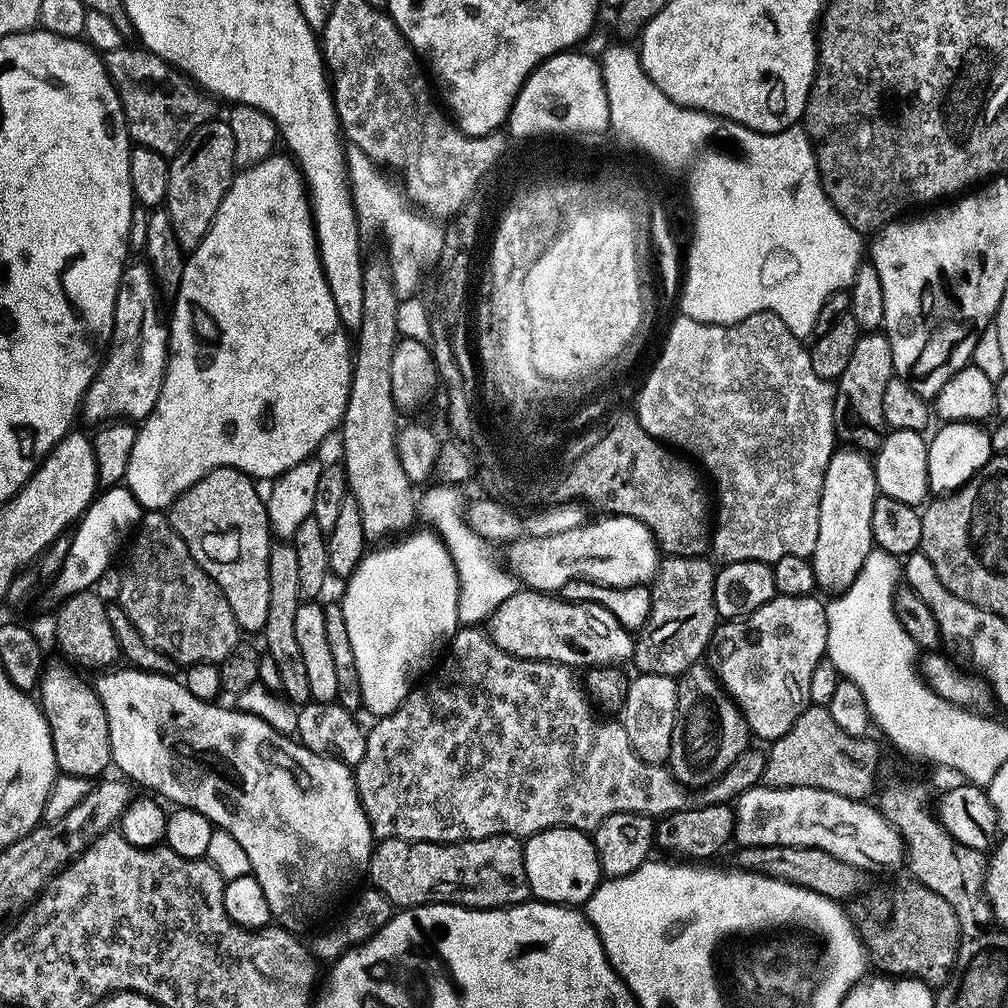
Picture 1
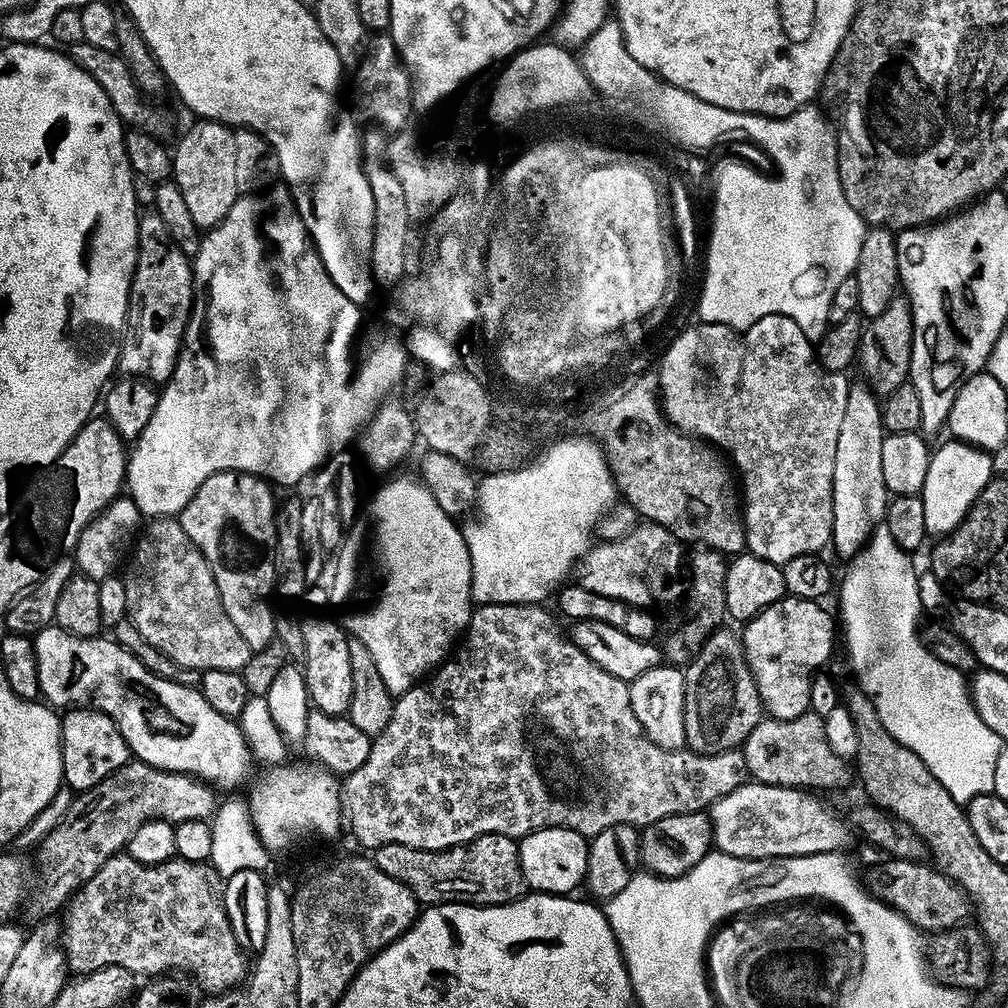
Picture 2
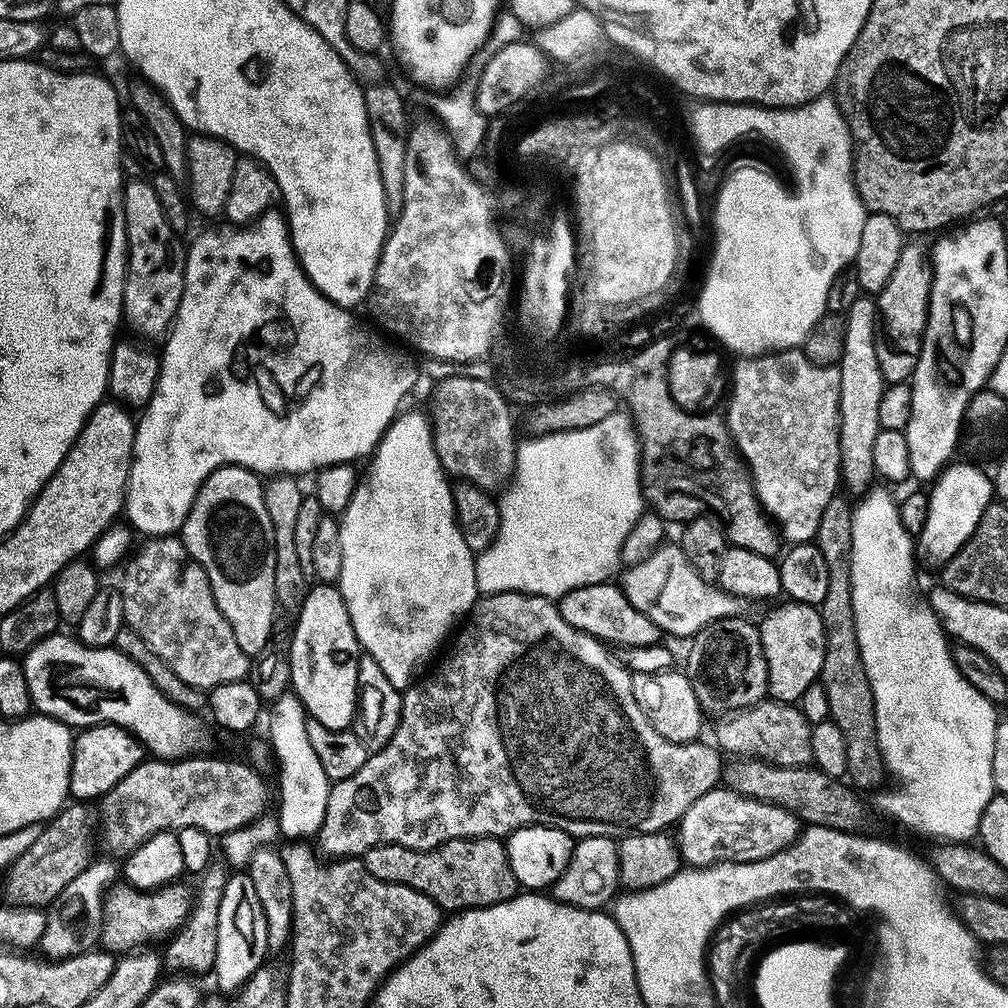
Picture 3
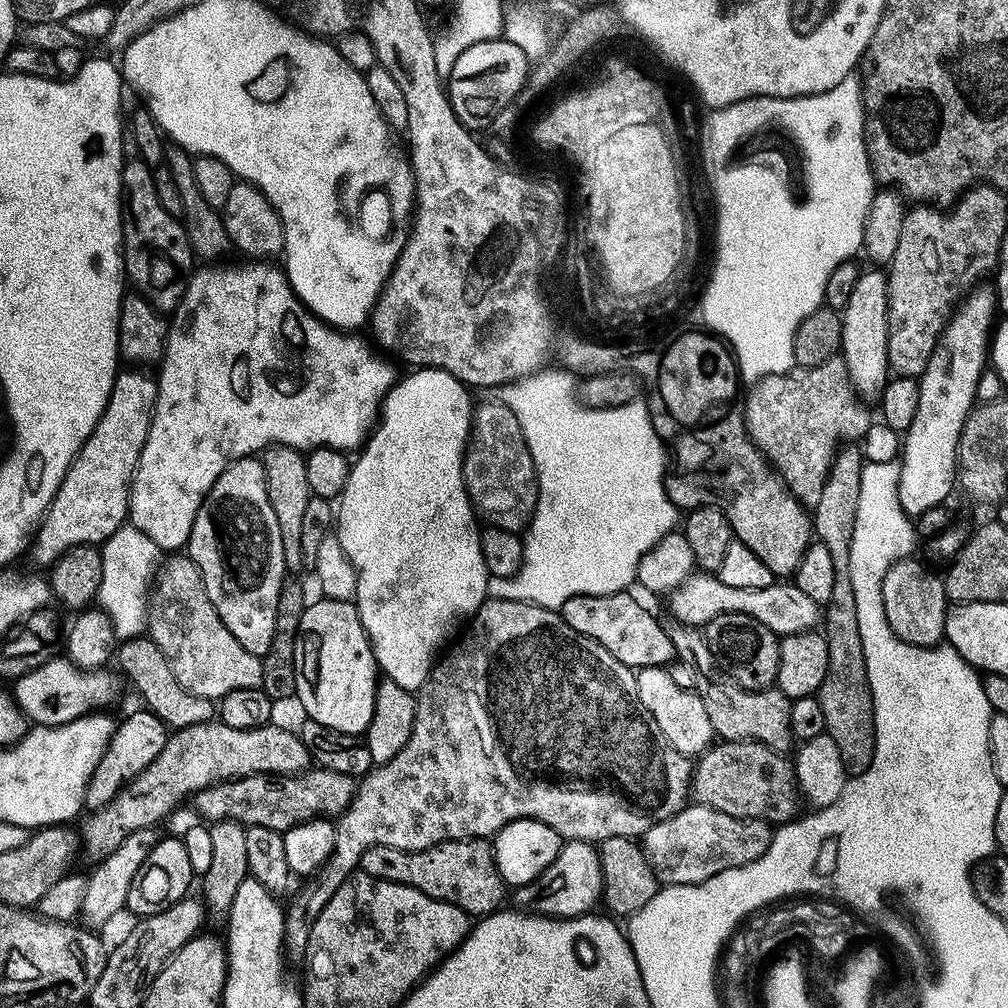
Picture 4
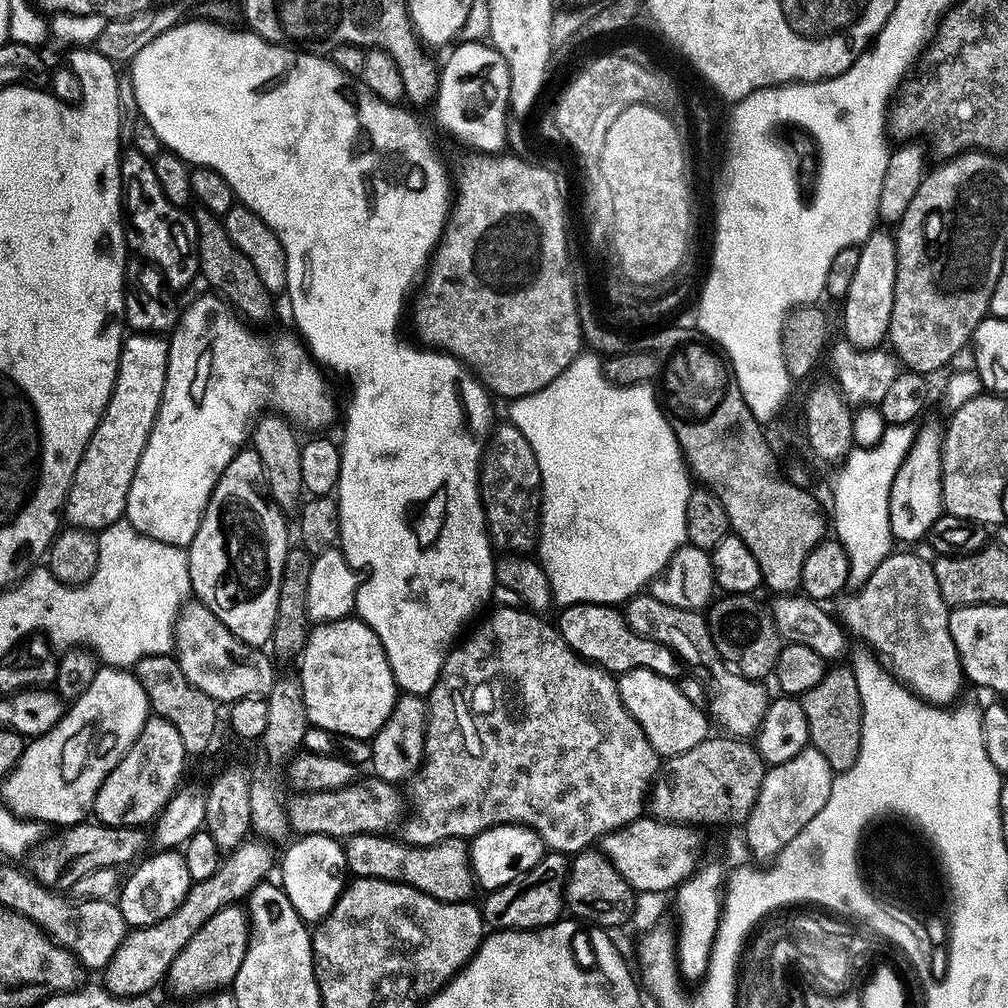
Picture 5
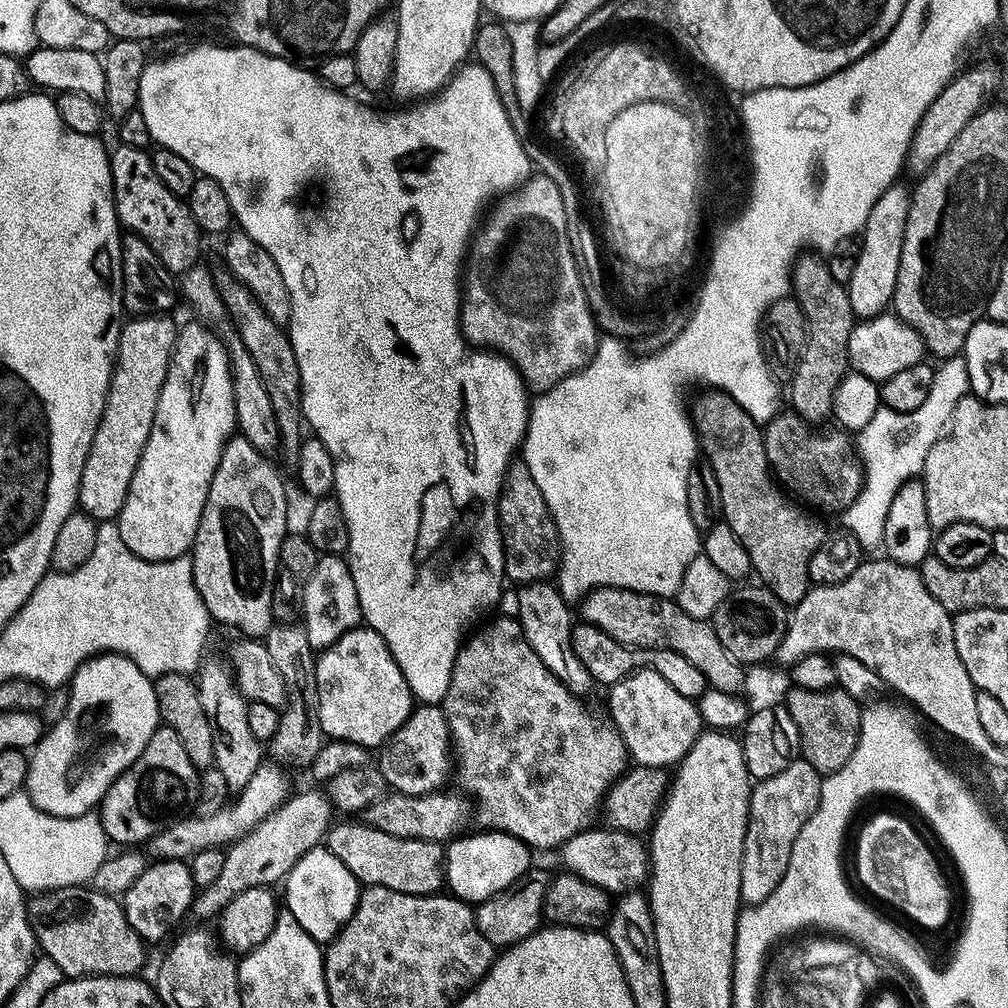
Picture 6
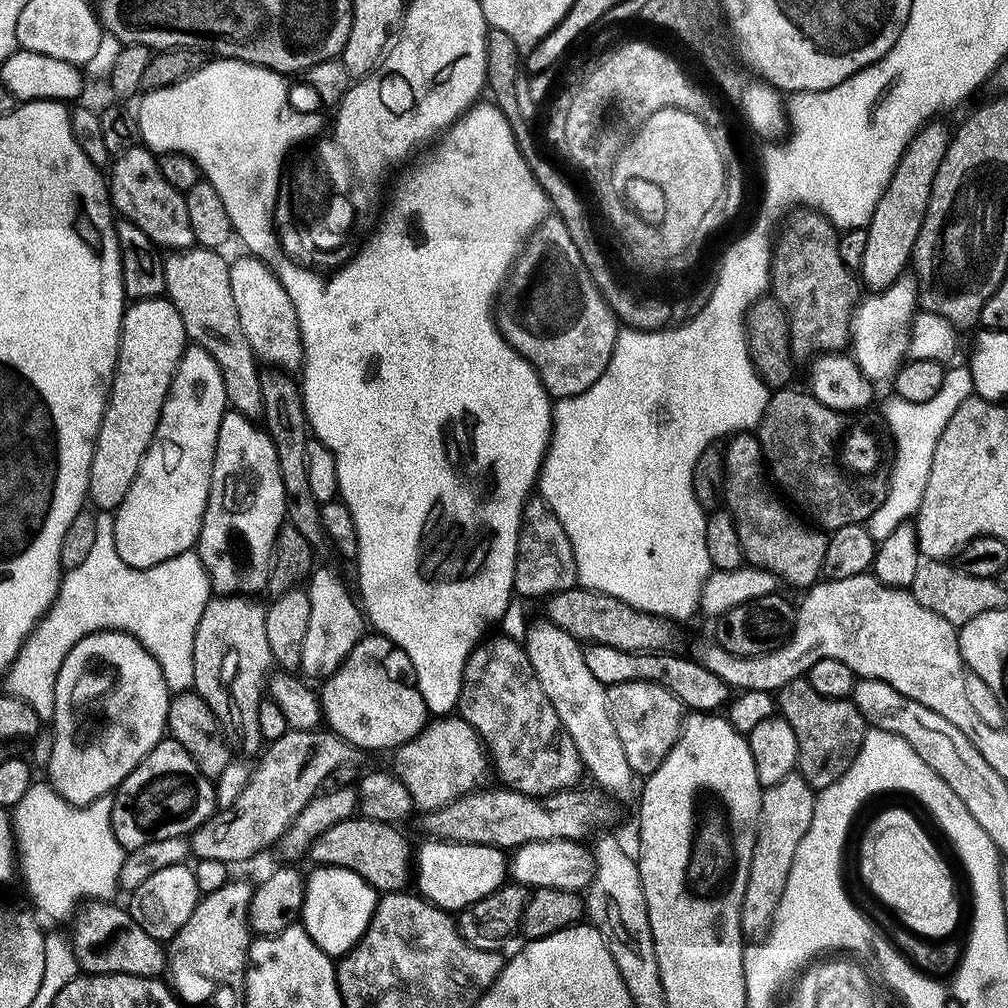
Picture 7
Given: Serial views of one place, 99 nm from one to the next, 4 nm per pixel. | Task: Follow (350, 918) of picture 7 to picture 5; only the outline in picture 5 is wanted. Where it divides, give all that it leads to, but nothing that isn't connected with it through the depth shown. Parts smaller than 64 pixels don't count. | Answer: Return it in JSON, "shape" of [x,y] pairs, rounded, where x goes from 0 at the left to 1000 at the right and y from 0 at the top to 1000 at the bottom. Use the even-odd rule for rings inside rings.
{"shape":[[[321,828],[300,829],[291,835],[278,853],[278,878],[303,916],[313,917],[325,909],[341,884],[345,867],[341,841],[338,834]]]}

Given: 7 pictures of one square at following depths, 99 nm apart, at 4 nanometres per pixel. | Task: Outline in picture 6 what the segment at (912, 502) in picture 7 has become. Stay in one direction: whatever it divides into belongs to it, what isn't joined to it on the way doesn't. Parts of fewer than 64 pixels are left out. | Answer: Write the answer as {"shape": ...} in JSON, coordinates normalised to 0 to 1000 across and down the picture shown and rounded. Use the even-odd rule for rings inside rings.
{"shape":[[[955,352],[941,353],[934,361],[937,362],[929,365],[923,395],[919,395],[911,407],[892,409],[875,403],[848,434],[847,444],[855,457],[855,479],[851,494],[837,505],[835,515],[836,523],[845,528],[859,546],[874,543],[879,512],[887,492],[900,476],[916,469],[919,450],[923,450],[927,438],[937,432],[938,422],[944,416],[946,403],[950,403],[955,393],[961,392],[960,368]]]}

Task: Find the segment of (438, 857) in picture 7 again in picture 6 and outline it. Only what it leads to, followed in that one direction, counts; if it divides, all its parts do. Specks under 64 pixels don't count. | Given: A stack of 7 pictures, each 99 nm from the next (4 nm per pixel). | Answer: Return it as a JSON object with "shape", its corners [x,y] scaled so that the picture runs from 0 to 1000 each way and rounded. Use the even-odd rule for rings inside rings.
{"shape":[[[476,823],[473,826],[473,829],[460,827],[449,832],[443,838],[440,850],[443,884],[448,884],[453,894],[463,895],[469,899],[502,883],[519,865],[524,864],[529,856],[529,846],[524,838],[512,829],[507,829],[505,825]]]}

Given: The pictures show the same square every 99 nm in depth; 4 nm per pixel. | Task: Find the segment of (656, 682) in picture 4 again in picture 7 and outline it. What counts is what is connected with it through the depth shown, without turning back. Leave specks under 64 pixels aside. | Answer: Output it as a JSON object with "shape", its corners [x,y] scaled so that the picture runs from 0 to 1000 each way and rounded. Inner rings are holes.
{"shape":[[[631,675],[613,677],[602,680],[603,703],[605,712],[609,716],[609,728],[613,728],[613,736],[617,736],[617,744],[621,747],[621,756],[625,756],[625,764],[628,768],[646,768],[657,760],[661,748],[671,739],[675,731],[675,723],[679,720],[681,702],[675,694],[657,680],[643,675]]]}

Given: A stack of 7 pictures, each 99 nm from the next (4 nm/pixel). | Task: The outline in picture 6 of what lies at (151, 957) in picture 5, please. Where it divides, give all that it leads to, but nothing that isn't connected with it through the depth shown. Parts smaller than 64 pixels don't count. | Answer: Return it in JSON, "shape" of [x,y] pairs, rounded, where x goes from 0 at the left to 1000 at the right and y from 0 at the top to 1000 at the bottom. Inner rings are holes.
{"shape":[[[320,785],[298,786],[287,789],[278,801],[264,811],[252,823],[234,834],[222,845],[222,858],[216,871],[208,879],[197,882],[190,890],[189,908],[204,915],[208,909],[217,910],[218,904],[240,883],[274,879],[281,874],[294,855],[309,841],[314,840],[324,830],[331,816],[329,795]]]}

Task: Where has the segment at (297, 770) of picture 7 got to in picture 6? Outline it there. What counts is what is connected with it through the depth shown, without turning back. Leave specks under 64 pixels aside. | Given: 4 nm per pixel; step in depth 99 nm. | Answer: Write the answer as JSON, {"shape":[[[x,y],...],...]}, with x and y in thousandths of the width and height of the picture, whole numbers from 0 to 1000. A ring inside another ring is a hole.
{"shape":[[[259,756],[256,764],[252,764],[252,772],[244,776],[244,780],[233,787],[231,796],[226,796],[207,810],[193,808],[184,809],[167,817],[157,827],[153,827],[145,834],[145,845],[152,854],[156,853],[182,853],[189,854],[192,847],[202,841],[217,841],[229,839],[239,833],[252,819],[256,819],[273,802],[278,801],[288,789],[286,783],[286,770],[283,763],[274,756]]]}

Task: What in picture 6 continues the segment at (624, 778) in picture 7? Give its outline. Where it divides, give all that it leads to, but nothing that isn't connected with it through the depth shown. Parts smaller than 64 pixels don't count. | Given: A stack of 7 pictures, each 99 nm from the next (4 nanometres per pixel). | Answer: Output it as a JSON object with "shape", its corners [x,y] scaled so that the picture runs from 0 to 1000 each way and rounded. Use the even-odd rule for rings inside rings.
{"shape":[[[543,574],[530,576],[526,579],[517,579],[511,584],[512,607],[511,610],[518,621],[518,629],[522,637],[538,653],[542,665],[550,669],[568,688],[576,688],[583,682],[588,682],[589,676],[586,669],[577,661],[577,657],[570,651],[566,641],[566,629],[569,622],[569,607],[565,604],[564,596],[560,594],[555,582]],[[568,611],[568,615],[567,615]]]}

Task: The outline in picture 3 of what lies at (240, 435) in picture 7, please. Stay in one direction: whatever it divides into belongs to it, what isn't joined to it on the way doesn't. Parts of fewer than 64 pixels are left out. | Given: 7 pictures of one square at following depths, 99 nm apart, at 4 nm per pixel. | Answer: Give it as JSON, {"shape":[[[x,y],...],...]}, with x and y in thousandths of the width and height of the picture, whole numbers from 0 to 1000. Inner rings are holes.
{"shape":[[[223,460],[202,476],[177,532],[206,570],[212,597],[231,622],[236,641],[252,653],[270,632],[274,615],[274,539],[264,510],[262,481],[247,464]]]}

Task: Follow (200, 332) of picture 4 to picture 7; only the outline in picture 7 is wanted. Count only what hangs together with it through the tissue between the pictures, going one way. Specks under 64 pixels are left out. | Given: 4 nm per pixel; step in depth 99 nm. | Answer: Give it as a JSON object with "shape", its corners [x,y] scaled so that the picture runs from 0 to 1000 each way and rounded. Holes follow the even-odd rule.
{"shape":[[[188,340],[167,384],[167,394],[159,408],[153,435],[141,454],[141,462],[125,494],[113,508],[113,538],[117,554],[121,554],[125,562],[157,562],[188,547],[198,535],[216,423],[223,408],[222,380],[216,359],[195,341]]]}

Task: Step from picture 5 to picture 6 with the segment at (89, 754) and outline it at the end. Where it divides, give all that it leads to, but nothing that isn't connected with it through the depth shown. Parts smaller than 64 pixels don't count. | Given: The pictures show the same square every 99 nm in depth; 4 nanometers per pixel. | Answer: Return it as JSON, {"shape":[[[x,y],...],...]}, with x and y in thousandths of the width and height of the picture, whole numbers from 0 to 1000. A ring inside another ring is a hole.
{"shape":[[[100,649],[91,652],[85,662],[80,661],[70,673],[68,700],[65,701],[65,706],[62,714],[45,725],[44,731],[35,742],[31,743],[28,750],[28,771],[24,777],[24,782],[29,792],[32,793],[33,800],[37,801],[38,804],[45,805],[46,808],[56,810],[71,811],[90,807],[98,799],[99,795],[102,794],[105,784],[109,779],[137,753],[141,748],[141,744],[145,744],[145,736],[149,736],[149,732],[155,727],[155,723],[160,721],[160,718],[161,715],[159,705],[157,704],[157,692],[155,691],[155,681],[152,672],[141,669],[141,665],[137,665],[137,661],[133,661],[133,657],[124,651]]]}

